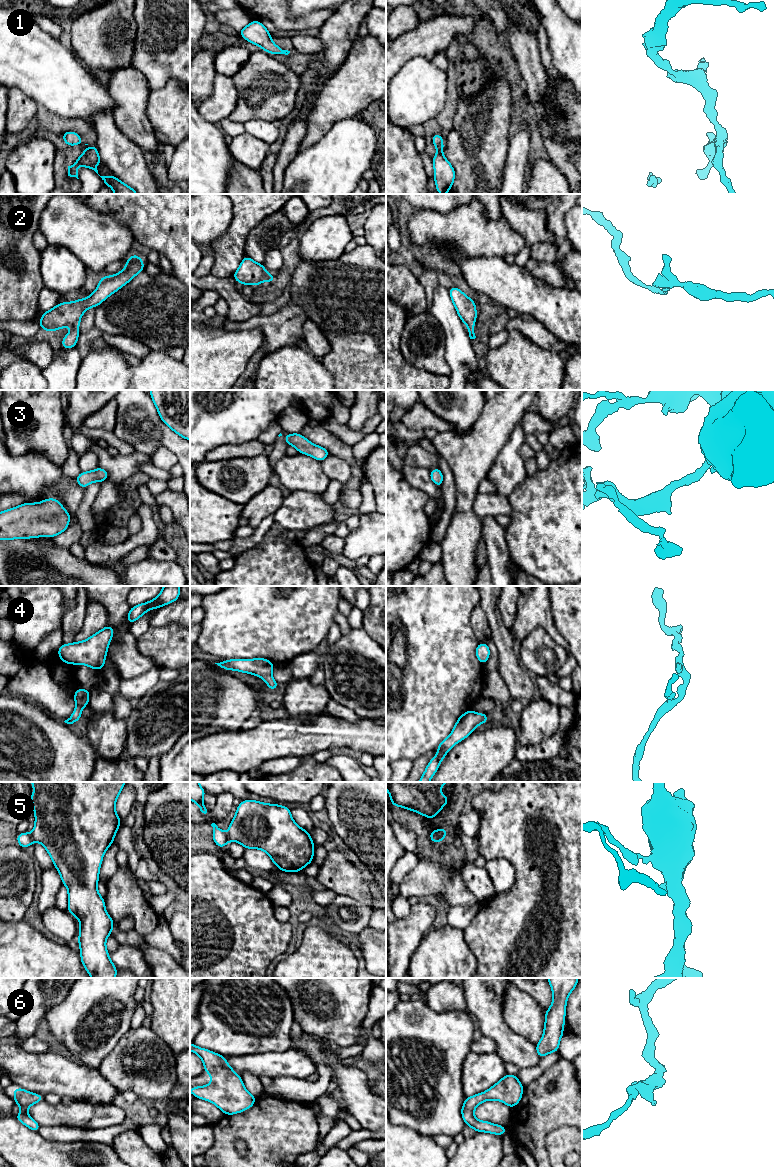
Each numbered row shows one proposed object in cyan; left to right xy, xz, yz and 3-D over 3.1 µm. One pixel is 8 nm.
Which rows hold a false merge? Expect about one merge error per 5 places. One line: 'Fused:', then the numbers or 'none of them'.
Fused: 5

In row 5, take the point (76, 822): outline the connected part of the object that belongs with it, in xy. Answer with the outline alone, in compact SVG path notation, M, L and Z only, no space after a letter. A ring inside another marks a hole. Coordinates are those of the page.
M30 782L34 793L30 796L35 813L33 842L40 842L59 871L62 884L68 889L68 912L80 922L78 943L81 962L91 978L116 978L117 967L108 956L105 942L112 934L114 922L105 910L105 900L96 887L105 851L114 842L121 820L115 811L115 803L125 782Z

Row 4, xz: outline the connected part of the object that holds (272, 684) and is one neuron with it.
M231 659L215 664L227 671L236 670L256 675L267 682L269 690L275 690L279 687L278 683L272 678L274 664L268 659Z

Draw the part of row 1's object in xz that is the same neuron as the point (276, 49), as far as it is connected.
M251 21L246 27L239 31L239 34L250 43L260 46L263 51L266 51L269 54L288 55L290 53L290 51L282 50L272 42L269 31L261 21Z

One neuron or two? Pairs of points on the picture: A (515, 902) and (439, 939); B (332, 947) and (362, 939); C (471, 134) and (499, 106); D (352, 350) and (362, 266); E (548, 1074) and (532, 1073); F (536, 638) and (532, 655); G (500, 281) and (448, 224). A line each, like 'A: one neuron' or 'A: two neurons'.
A: two neurons
B: two neurons
C: one neuron
D: one neuron
E: two neurons
F: one neuron
G: two neurons

